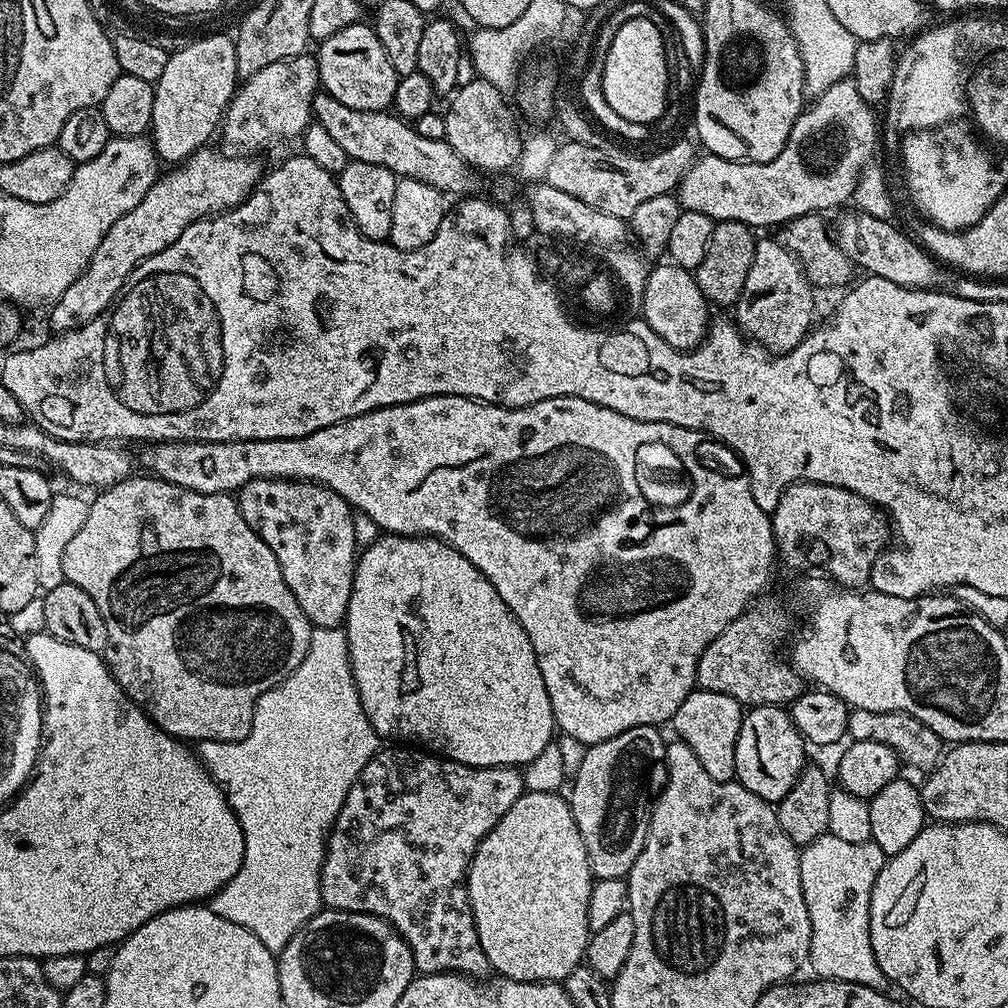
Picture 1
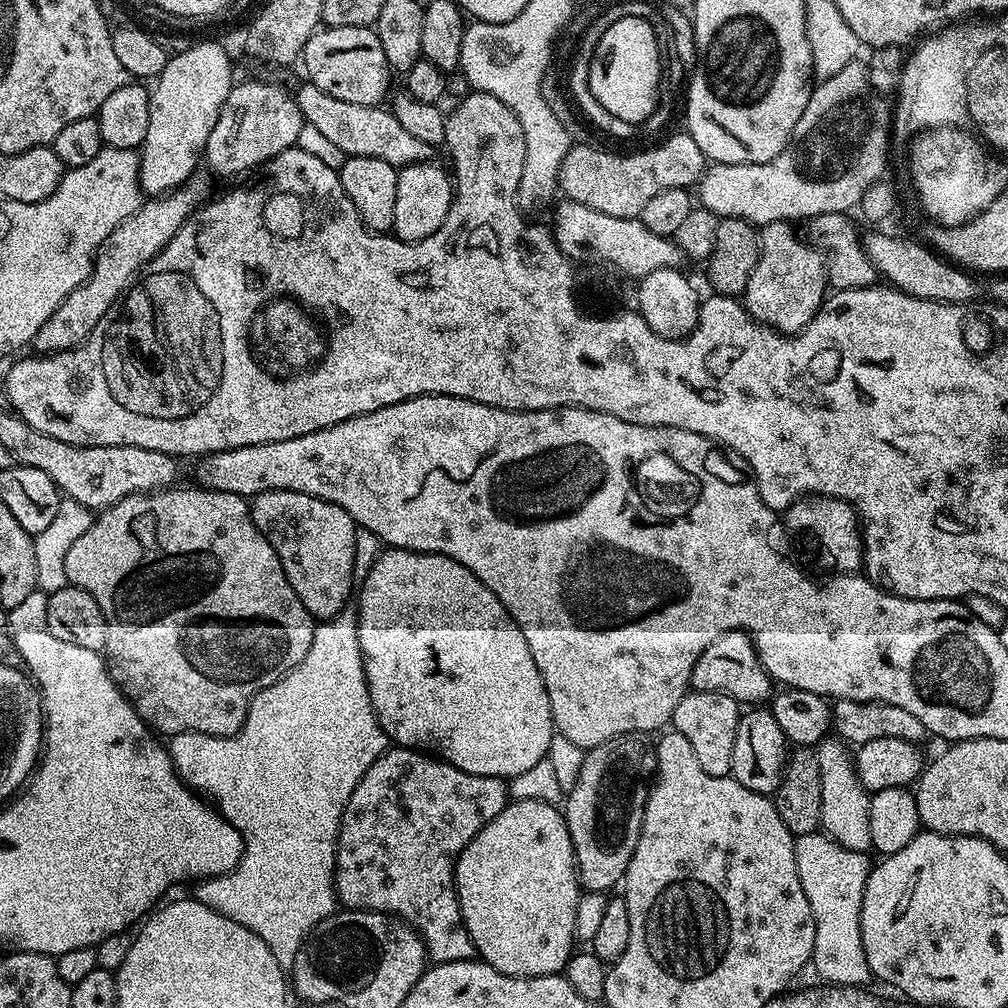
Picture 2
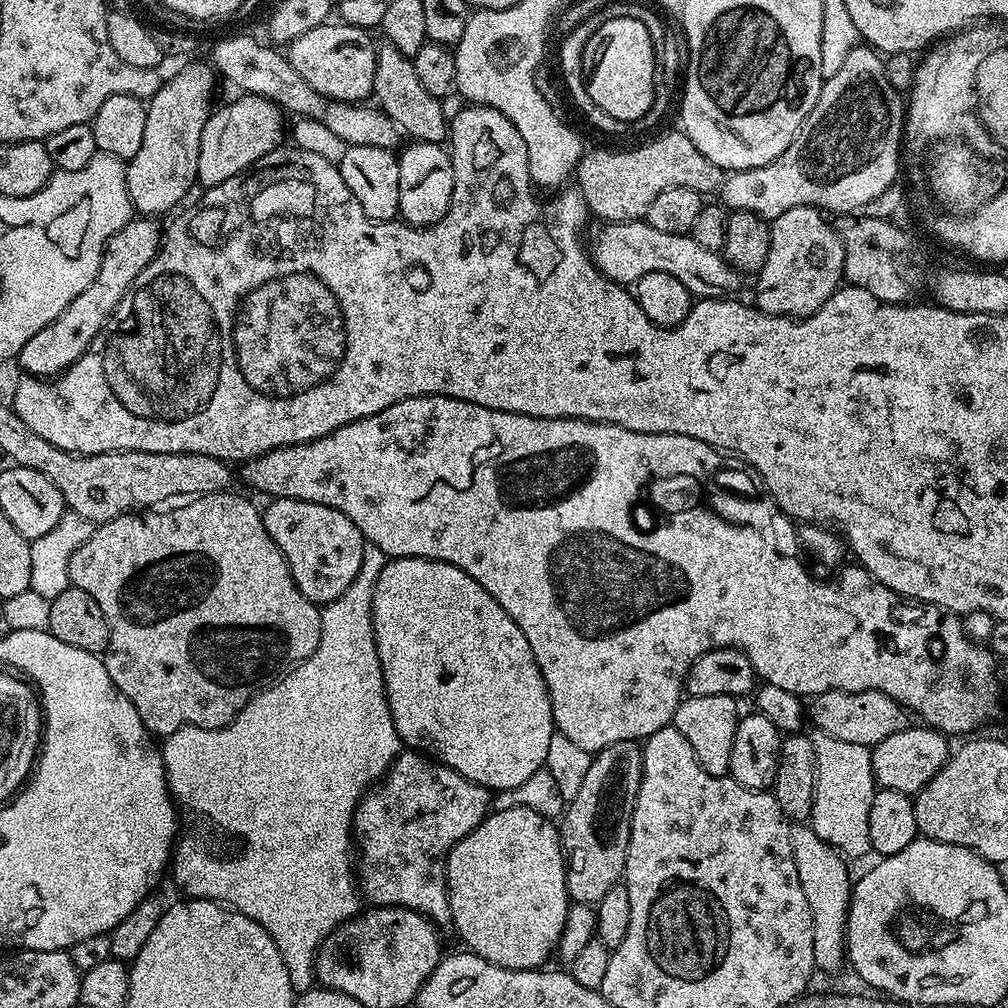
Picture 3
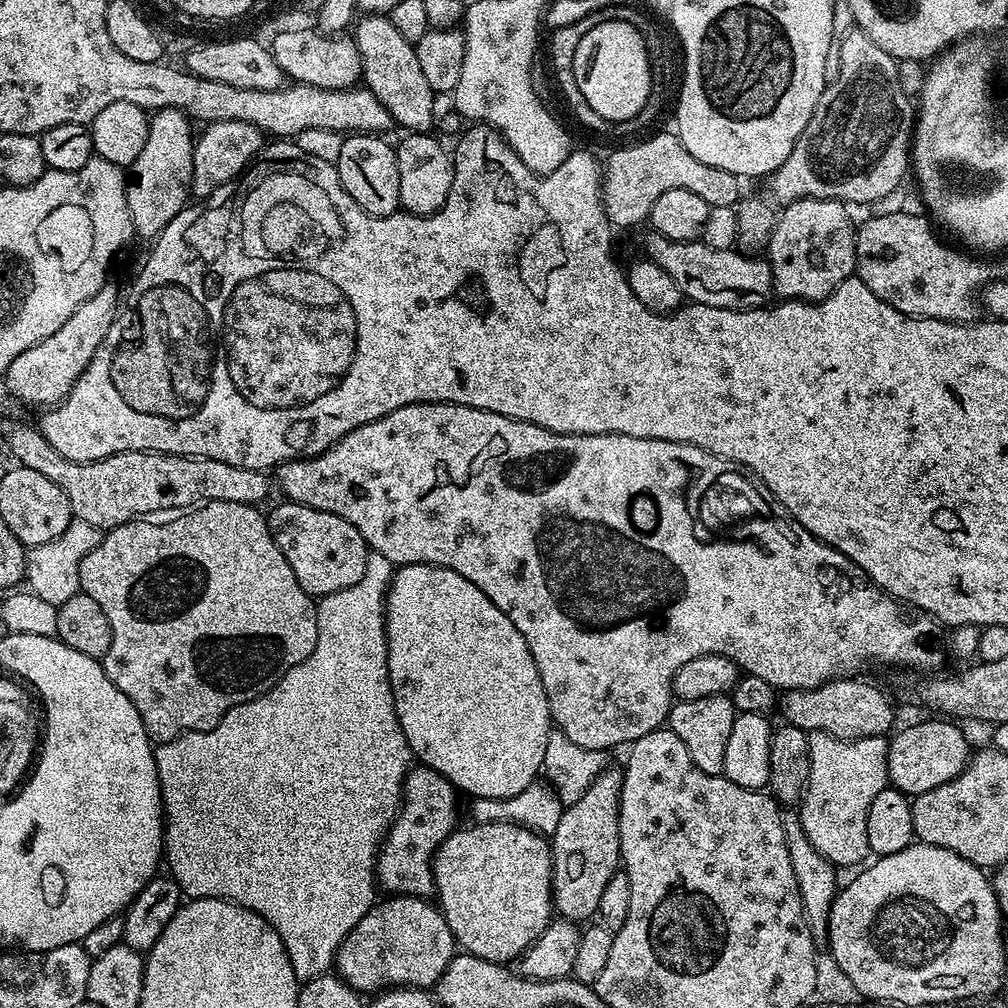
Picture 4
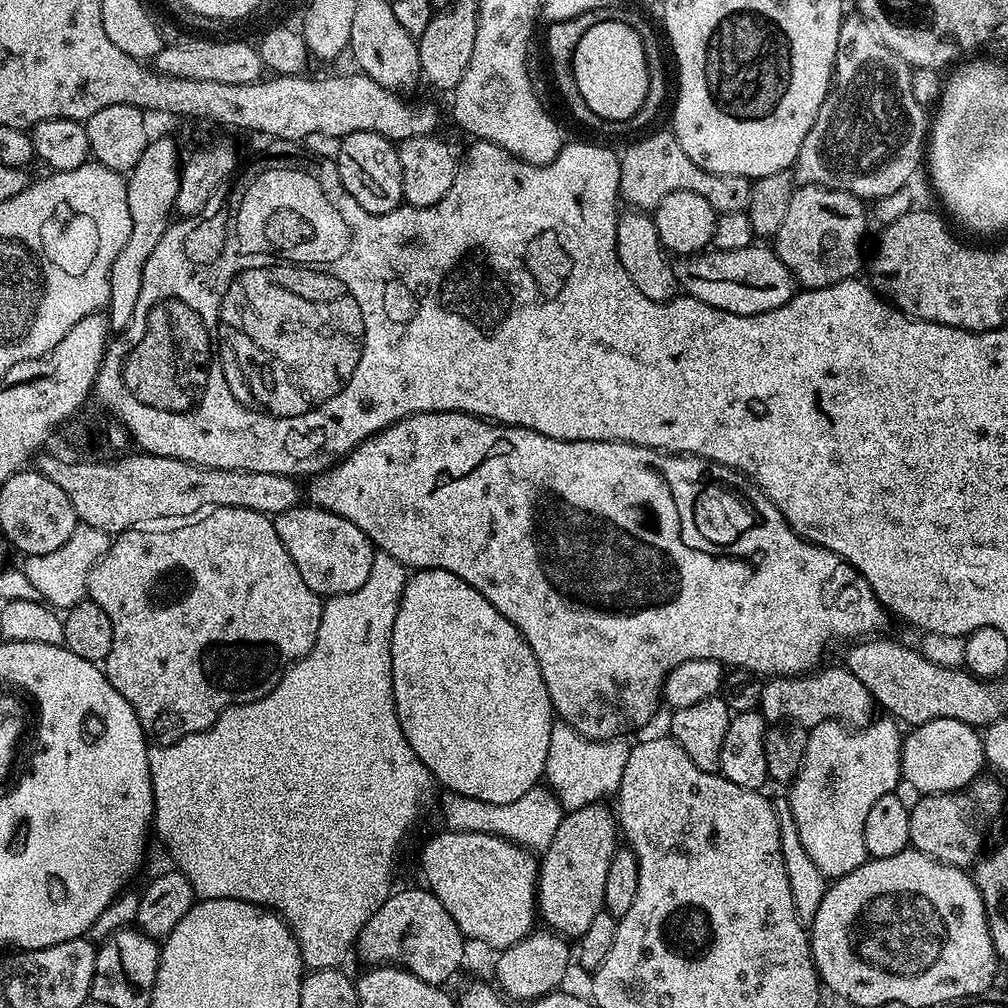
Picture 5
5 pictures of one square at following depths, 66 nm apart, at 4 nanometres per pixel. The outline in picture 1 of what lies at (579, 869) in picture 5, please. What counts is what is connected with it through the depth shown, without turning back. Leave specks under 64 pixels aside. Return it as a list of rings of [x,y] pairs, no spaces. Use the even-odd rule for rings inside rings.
[[[654,724],[634,726],[606,742],[591,745],[586,758],[582,758],[582,766],[578,766],[576,775],[571,777],[574,822],[578,822],[578,834],[582,834],[590,870],[596,880],[624,880],[646,842],[652,806],[666,783],[664,759],[668,744],[660,732],[663,731]]]

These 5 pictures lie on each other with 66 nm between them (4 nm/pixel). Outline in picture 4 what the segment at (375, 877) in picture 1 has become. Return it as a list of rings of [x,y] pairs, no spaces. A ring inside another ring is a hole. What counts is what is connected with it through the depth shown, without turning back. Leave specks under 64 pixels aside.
[[[416,766],[409,771],[404,779],[402,807],[376,857],[376,879],[385,893],[425,898],[433,895],[432,858],[436,847],[457,827],[456,796],[455,785],[433,768]]]

